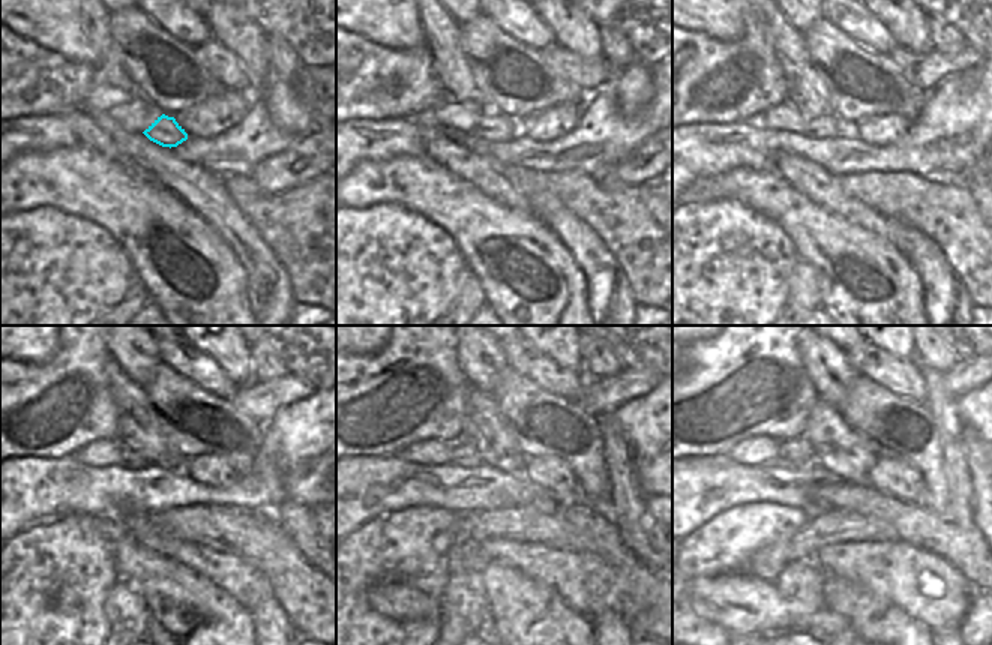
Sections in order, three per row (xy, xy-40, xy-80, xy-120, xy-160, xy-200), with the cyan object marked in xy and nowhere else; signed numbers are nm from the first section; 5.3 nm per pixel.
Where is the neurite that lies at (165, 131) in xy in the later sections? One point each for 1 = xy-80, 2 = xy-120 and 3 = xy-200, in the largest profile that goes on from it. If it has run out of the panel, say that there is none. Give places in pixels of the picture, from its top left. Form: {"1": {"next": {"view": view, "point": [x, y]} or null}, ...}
{"1": {"next": {"view": "xy-80", "point": [827, 126]}}, "2": {"next": {"view": "xy-120", "point": [131, 461]}}, "3": {"next": {"view": "xy-200", "point": [799, 452]}}}

